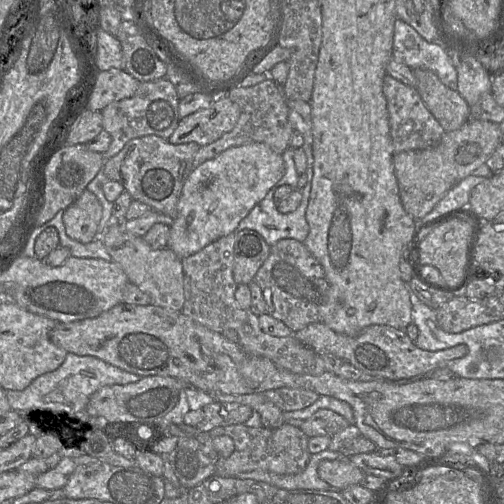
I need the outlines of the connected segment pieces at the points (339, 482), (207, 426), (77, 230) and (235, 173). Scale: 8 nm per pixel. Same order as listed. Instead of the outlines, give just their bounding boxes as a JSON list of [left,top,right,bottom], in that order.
[[318,457,366,491],[197,401,252,432],[63,189,103,244],[167,142,286,259]]

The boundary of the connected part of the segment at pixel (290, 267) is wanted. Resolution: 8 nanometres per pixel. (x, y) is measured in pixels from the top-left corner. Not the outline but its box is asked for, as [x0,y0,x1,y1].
[254,238,334,332]

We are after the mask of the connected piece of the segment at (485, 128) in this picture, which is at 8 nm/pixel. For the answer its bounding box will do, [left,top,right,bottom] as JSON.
[393,118,503,220]

